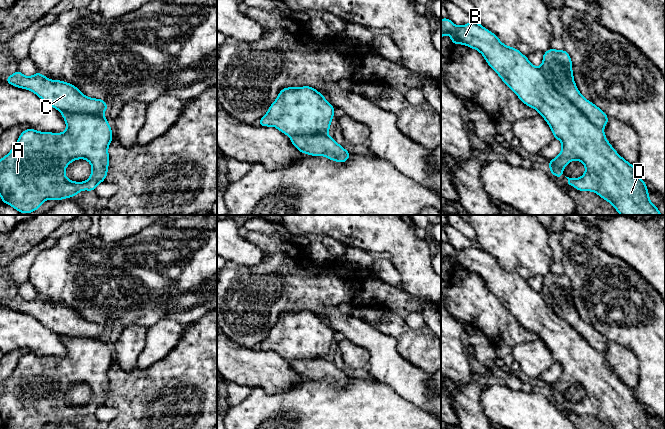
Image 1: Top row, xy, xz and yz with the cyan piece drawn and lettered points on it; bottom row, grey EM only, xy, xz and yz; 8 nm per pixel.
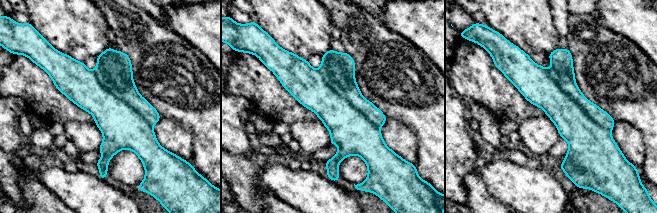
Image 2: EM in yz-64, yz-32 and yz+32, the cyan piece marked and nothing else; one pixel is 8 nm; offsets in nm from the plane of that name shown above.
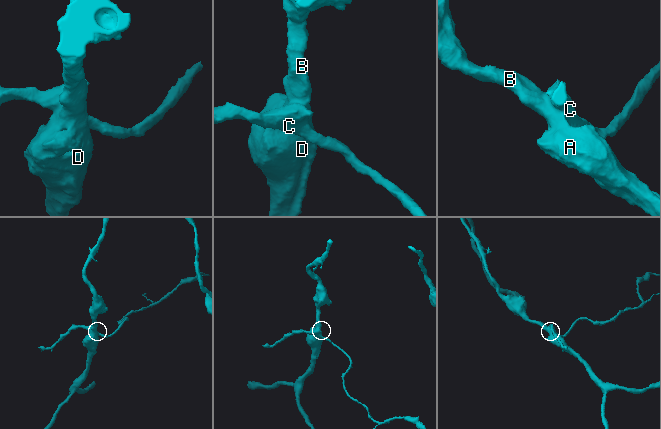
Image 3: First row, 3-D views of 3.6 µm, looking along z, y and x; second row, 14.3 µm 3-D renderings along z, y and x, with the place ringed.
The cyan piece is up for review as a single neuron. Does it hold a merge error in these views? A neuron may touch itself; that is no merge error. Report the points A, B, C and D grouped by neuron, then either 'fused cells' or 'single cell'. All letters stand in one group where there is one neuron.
groups A B D / C; fused cells

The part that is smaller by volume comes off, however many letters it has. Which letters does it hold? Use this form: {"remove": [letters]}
{"remove": ["C"]}

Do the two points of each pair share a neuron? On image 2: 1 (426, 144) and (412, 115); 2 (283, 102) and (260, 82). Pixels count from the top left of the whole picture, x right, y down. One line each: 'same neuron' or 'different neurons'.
1: same neuron
2: same neuron

